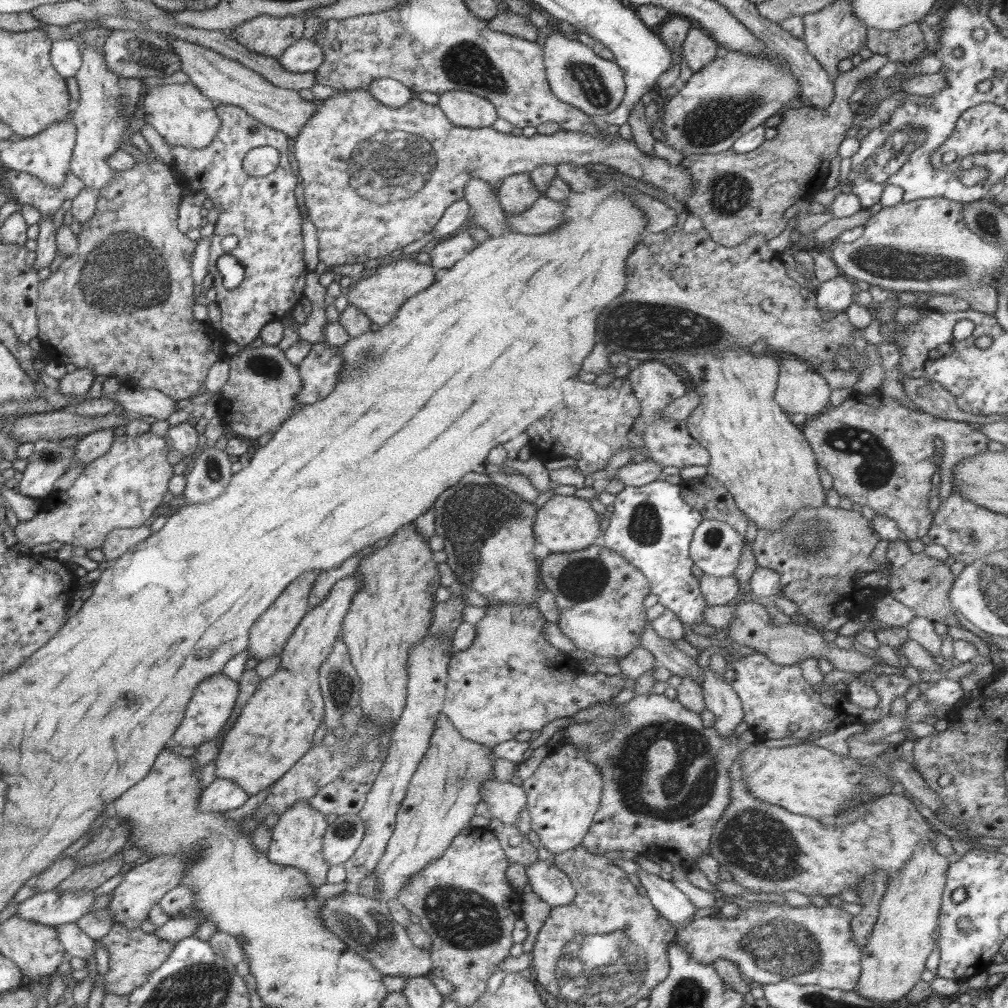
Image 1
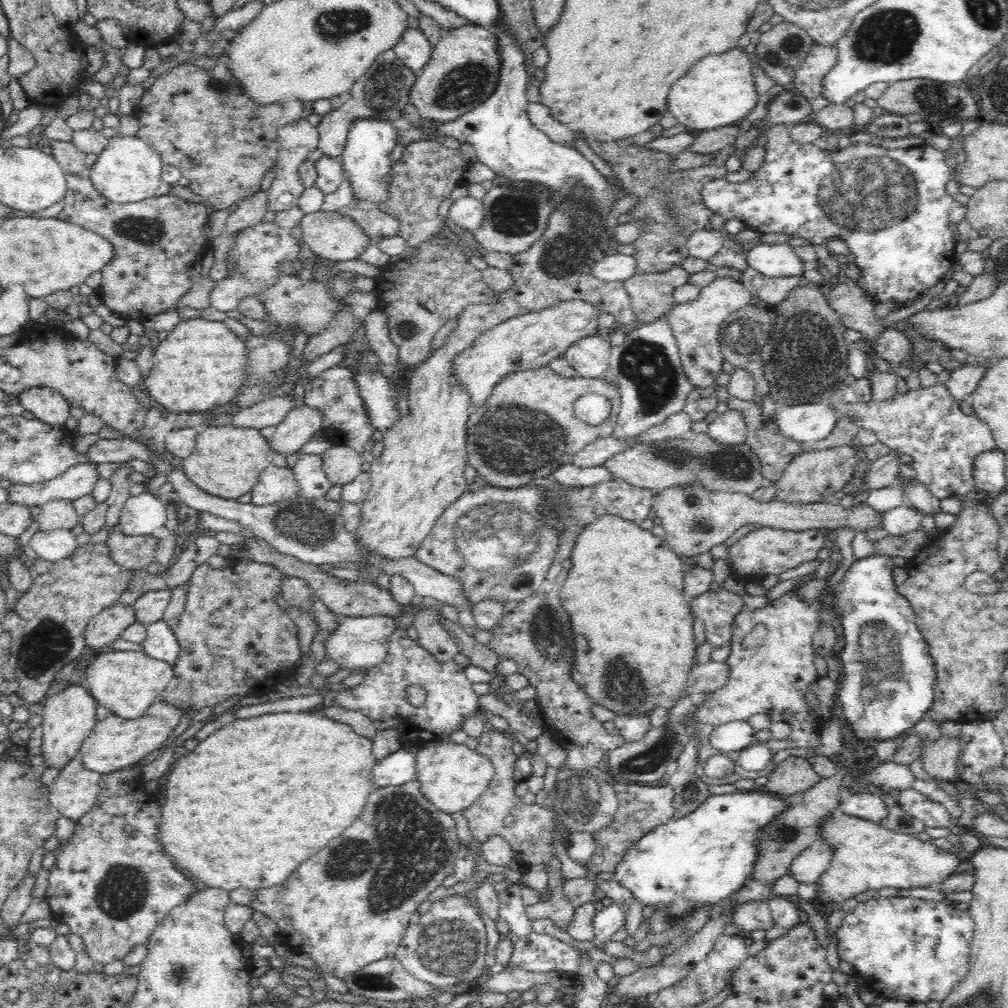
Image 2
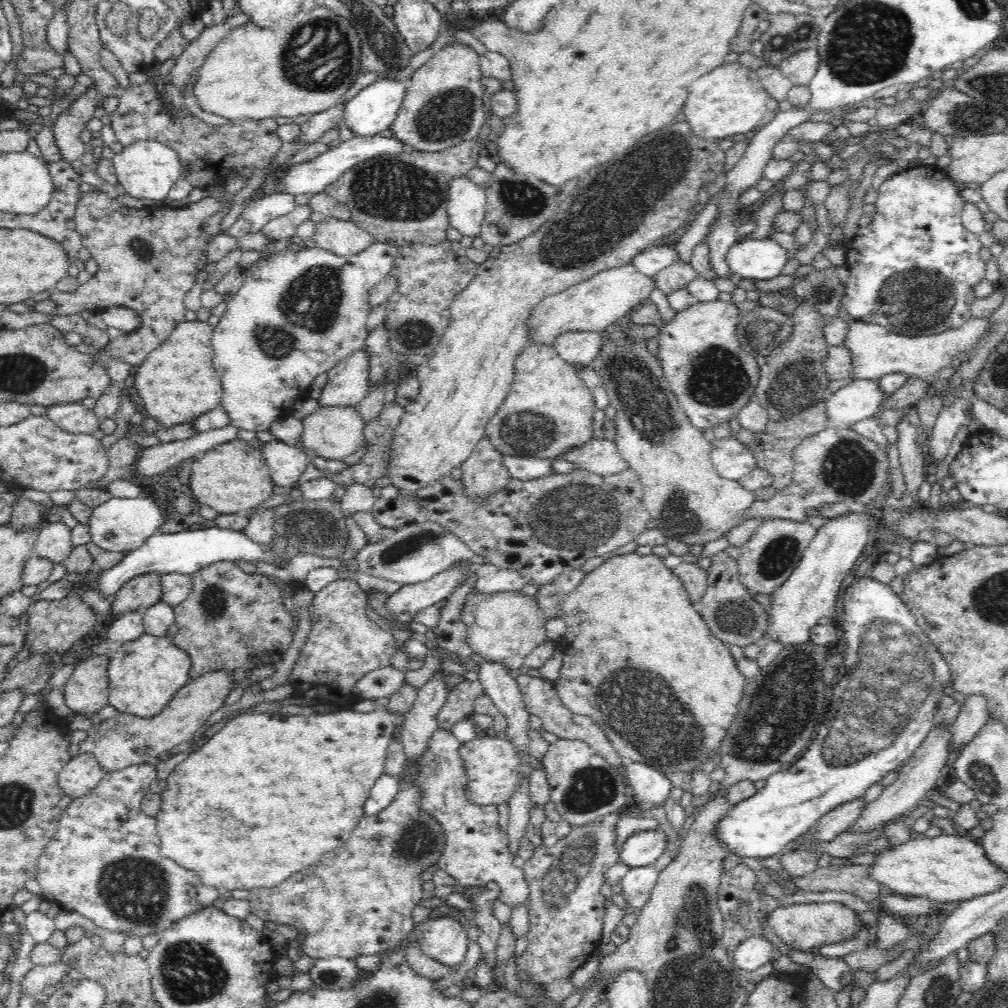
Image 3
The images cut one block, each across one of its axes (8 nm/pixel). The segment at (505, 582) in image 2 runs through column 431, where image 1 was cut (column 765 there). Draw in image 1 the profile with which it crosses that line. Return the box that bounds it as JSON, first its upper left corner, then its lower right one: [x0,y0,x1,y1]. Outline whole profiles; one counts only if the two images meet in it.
[751,503,891,629]

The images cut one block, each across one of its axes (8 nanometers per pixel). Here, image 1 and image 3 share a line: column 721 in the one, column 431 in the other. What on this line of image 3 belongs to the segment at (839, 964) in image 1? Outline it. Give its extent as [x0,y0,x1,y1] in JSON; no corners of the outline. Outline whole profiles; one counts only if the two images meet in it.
[413,912,473,967]

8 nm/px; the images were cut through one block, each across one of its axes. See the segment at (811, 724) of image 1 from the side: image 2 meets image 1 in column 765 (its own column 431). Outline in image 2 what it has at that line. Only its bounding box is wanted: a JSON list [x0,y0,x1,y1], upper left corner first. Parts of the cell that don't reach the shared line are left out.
[307,627,480,744]

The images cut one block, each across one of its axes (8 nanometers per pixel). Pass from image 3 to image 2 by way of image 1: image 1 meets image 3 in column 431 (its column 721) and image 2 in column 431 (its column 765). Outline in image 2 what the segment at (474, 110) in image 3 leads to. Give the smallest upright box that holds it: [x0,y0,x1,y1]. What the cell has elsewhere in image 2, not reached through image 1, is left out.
[409,22,501,123]

